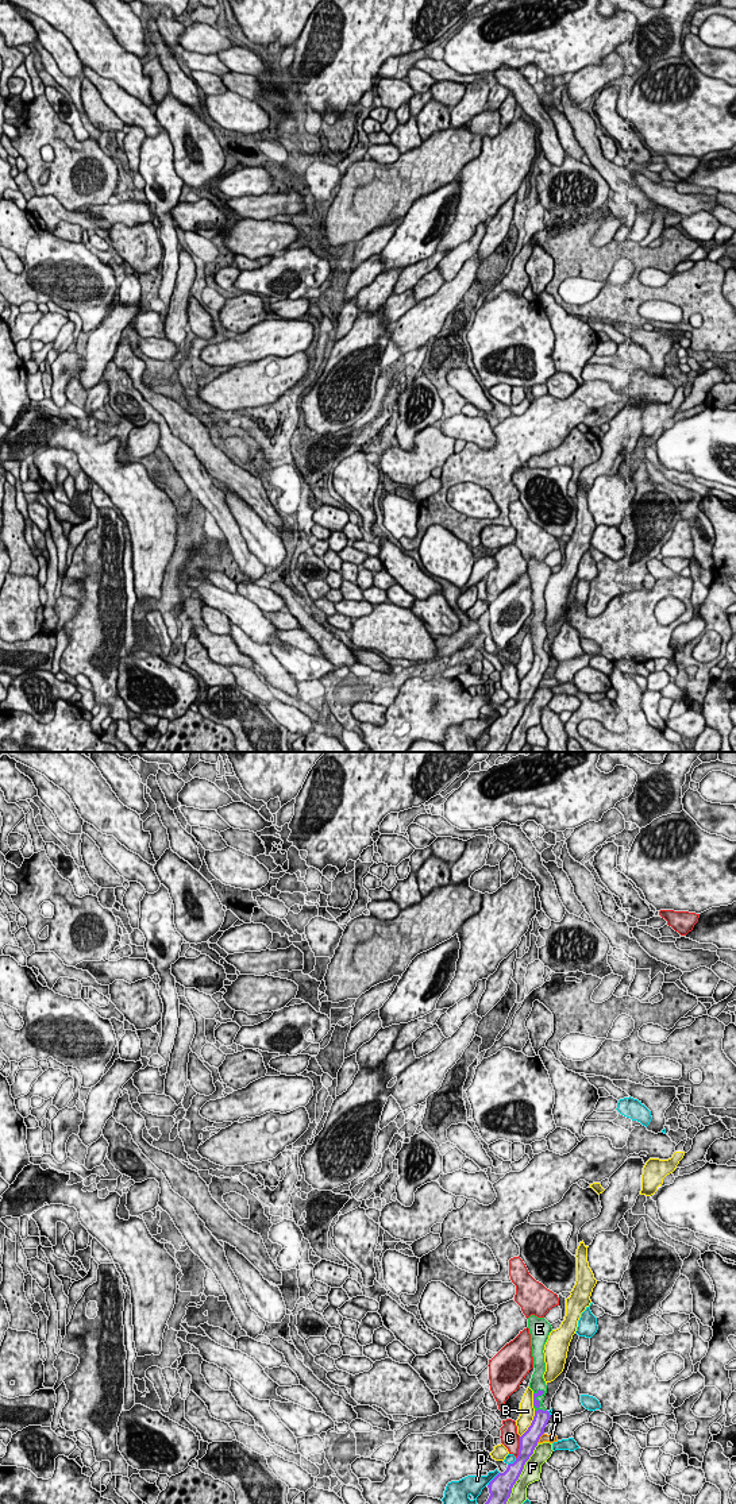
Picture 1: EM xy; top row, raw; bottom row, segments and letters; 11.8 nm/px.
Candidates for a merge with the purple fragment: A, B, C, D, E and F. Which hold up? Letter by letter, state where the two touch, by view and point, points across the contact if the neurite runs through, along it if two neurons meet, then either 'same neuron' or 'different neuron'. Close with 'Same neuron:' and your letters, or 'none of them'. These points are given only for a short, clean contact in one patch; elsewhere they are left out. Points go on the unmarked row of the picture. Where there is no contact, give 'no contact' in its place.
A: meets purple in xy at (539, 682); different neuron
B: meets purple in xy at (531, 668); different neuron
C: meets purple in xy at (520, 691); border along xy (520, 681), (516, 702); different neuron
D: meets purple in xy at (493, 722); different neuron
E: meets purple in xy at (538, 644); runs through xy (536, 647), (538, 644), (536, 627); same neuron
F: meets purple in xy at (519, 720); different neuron
Same neuron: E

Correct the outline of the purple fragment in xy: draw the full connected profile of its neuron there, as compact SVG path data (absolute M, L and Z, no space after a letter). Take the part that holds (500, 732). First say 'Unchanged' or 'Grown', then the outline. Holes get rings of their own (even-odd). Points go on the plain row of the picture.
Grown. M531 559L528 562L528 572L531 578L531 590L533 601L535 616L532 618L529 632L533 635L535 660L528 674L520 680L519 699L513 707L509 707L504 717L498 717L488 729L489 743L482 752L505 752L510 741L512 732L519 724L525 706L533 698L540 680L551 662L550 656L543 648L547 637L547 629L543 622L546 616L544 589L552 575L551 568L544 562Z

